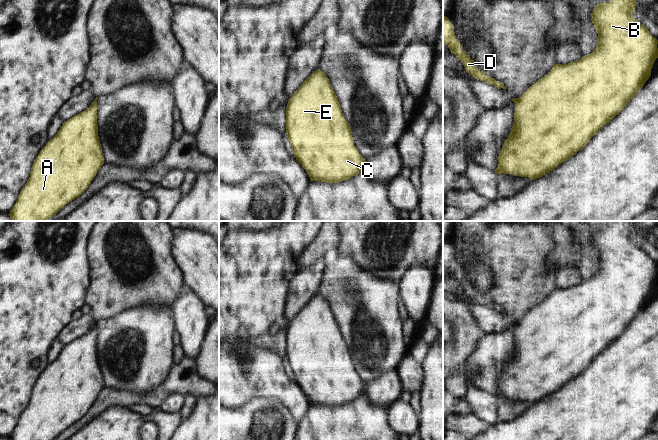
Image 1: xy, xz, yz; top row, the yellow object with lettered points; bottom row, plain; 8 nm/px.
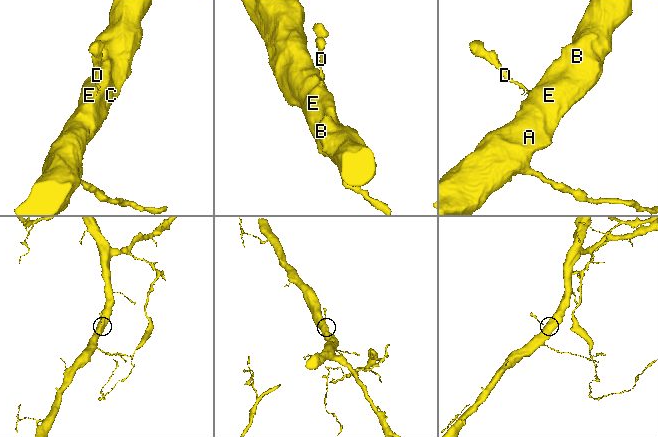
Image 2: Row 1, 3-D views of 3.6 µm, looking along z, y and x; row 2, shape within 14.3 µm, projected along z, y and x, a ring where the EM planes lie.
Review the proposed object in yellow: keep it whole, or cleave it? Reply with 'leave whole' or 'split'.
split

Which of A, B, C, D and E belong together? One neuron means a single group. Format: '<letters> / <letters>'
A B C E / D

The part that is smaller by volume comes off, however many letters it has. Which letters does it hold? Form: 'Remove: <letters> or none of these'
Remove: D

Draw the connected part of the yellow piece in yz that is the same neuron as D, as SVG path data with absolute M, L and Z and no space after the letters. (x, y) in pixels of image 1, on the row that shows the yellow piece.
M443 16L443 43L446 44L451 53L455 54L456 57L463 63L466 72L472 77L475 77L480 81L485 81L490 85L494 85L498 89L506 89L502 82L496 81L492 77L488 77L485 75L484 71L478 70L475 62L470 58L469 55L466 54L465 51L462 50L462 45L458 42L458 39L455 36L454 25L446 16Z

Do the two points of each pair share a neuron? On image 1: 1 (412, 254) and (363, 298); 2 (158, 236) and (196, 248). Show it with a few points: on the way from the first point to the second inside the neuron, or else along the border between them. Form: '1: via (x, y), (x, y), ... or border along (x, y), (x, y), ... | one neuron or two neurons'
1: border along (363, 269), (378, 277), (388, 279), (395, 284) | two neurons
2: border along (172, 235), (172, 254), (177, 263) | two neurons

